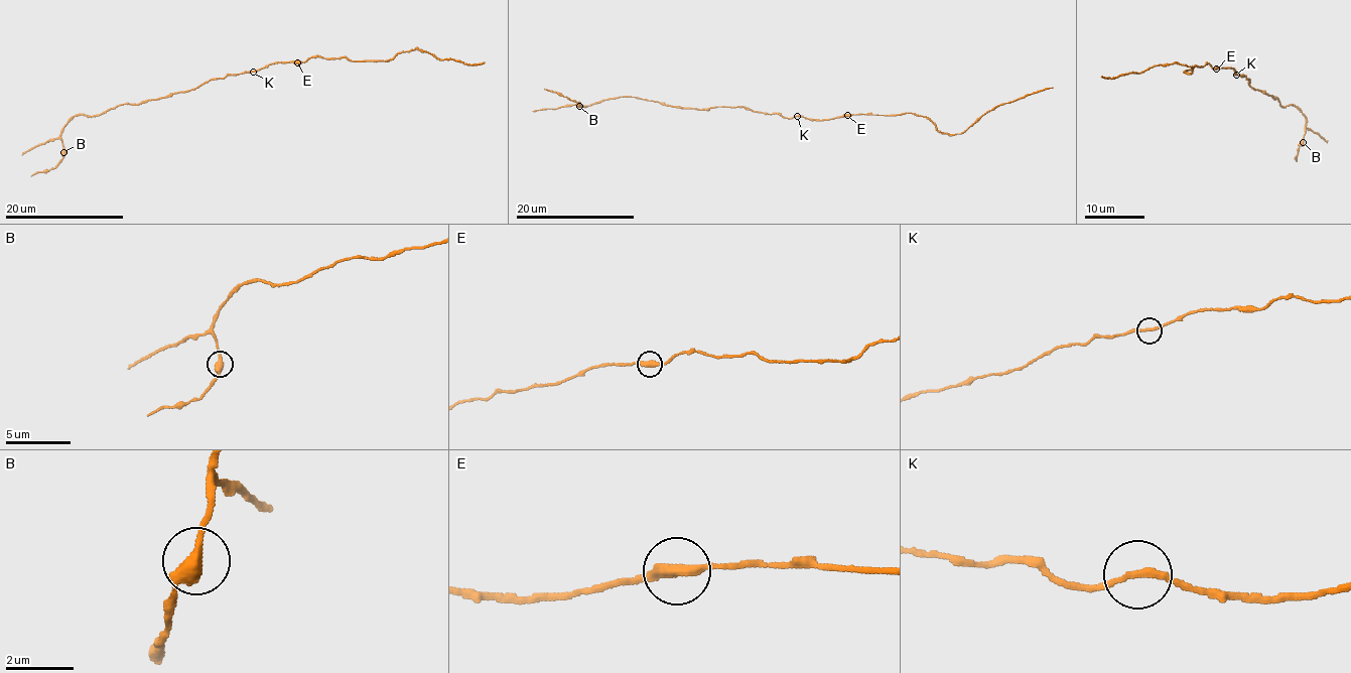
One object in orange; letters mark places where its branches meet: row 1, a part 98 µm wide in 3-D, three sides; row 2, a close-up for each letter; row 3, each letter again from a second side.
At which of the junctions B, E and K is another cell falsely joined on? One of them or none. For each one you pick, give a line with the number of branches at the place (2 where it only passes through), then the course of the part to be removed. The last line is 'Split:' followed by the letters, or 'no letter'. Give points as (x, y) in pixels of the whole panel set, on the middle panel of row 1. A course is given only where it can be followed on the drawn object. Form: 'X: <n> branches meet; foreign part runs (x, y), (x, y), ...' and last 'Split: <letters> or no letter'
B: 2 branches meet; foreign part runs (579, 106), (544, 88)
Split: B

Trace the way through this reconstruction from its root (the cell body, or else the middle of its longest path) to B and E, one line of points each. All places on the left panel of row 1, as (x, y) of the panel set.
B: (254, 71), (213, 78), (195, 88), (136, 105), (119, 104), (95, 116), (77, 114), (60, 134), (64, 152)
E: (254, 71), (272, 63), (297, 62)

